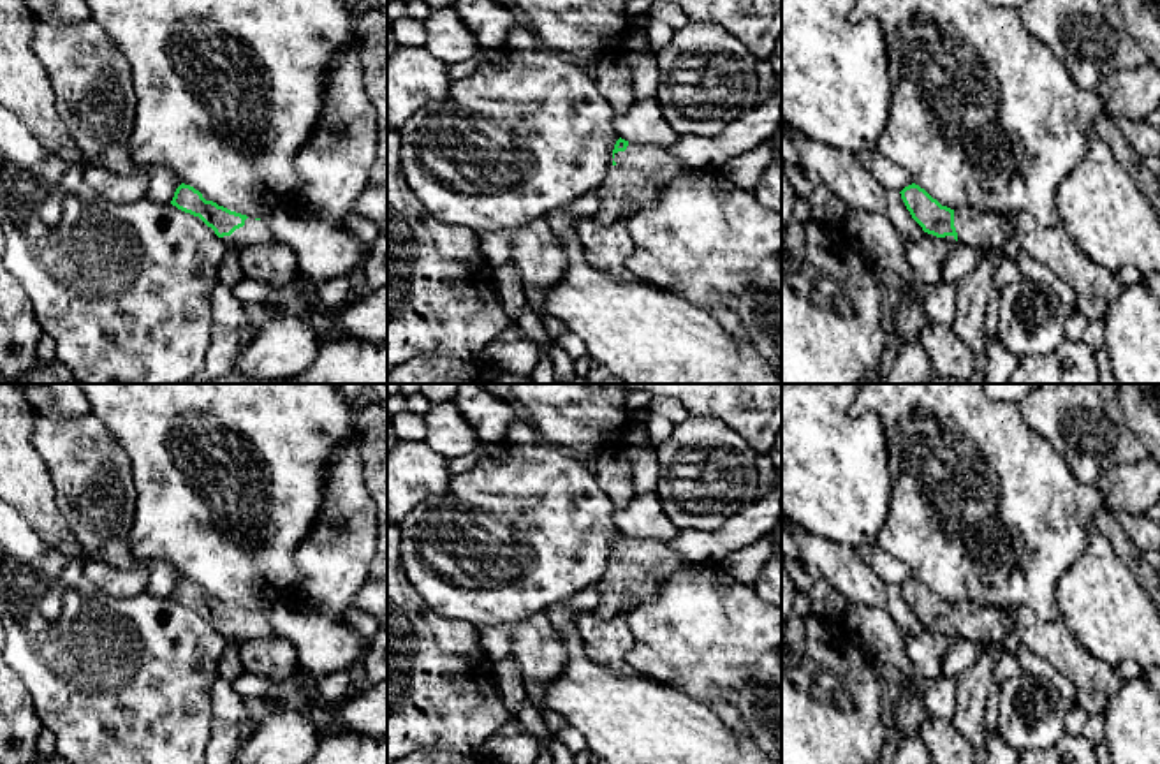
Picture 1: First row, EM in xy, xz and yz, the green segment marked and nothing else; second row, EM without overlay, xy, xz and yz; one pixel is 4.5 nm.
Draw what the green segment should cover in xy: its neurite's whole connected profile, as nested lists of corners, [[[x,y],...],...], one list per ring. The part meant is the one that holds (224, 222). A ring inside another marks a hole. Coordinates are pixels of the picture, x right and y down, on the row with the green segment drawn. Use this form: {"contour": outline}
{"contour": [[[181,183],[171,201],[178,209],[199,217],[215,234],[232,248],[276,241],[268,224],[261,218],[231,211],[213,201],[206,201],[199,190]]]}

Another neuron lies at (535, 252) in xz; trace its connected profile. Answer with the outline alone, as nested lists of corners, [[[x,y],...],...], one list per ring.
[[[539,218],[509,232],[510,262],[519,269],[525,285],[525,305],[542,320],[547,317],[544,292],[567,269],[567,253],[551,232],[547,218]]]

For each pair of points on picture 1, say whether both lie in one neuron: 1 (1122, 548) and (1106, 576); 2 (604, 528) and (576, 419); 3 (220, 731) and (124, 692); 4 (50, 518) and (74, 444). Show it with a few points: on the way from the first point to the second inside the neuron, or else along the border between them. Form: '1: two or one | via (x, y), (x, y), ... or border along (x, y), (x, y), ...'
1: two | border along (1095, 527), (1141, 587)
2: two | border along (546, 440), (569, 451), (583, 453), (588, 458)
3: two | border along (215, 719), (206, 745)
4: two | border along (43, 460), (53, 486), (55, 504), (74, 536)

